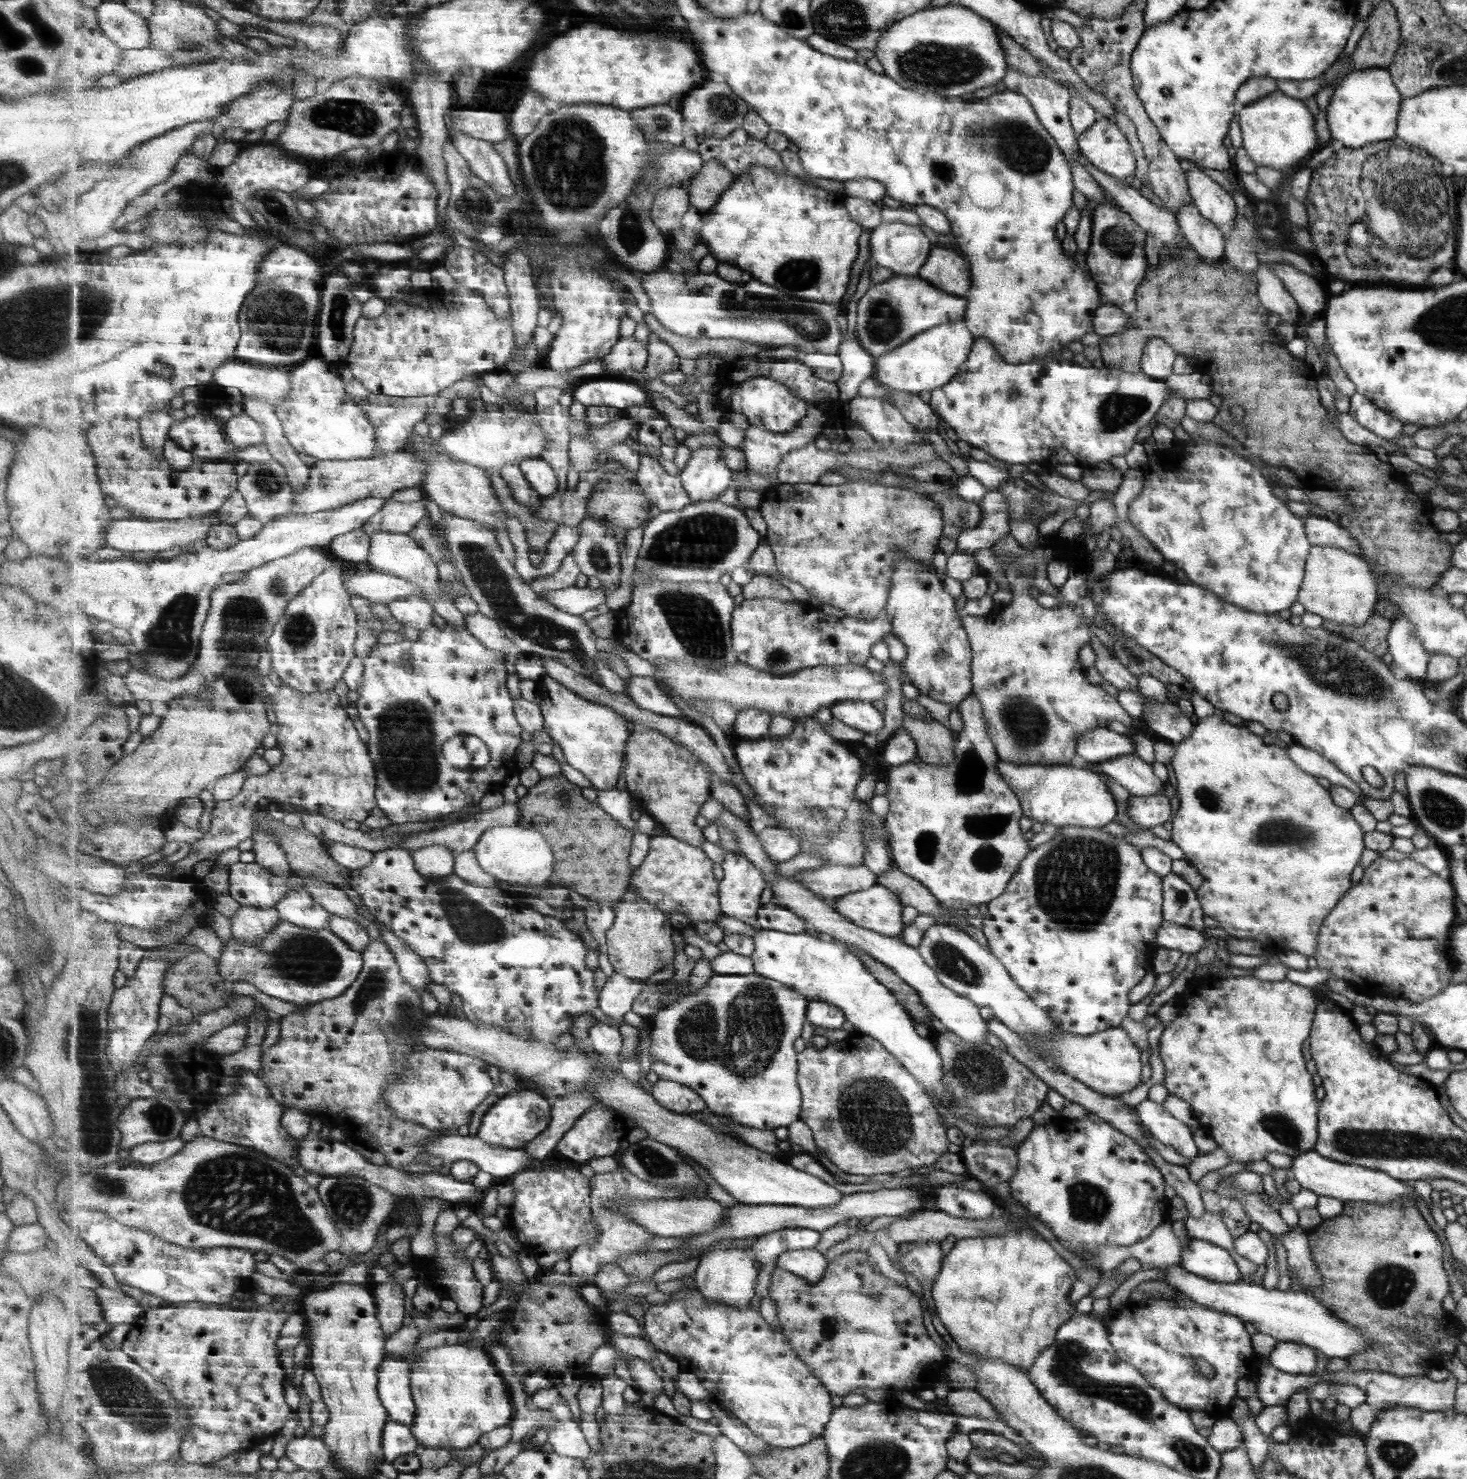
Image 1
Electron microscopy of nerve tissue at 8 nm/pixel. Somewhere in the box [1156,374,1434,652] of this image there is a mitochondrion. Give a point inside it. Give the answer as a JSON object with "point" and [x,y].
{"point":[1247,427]}

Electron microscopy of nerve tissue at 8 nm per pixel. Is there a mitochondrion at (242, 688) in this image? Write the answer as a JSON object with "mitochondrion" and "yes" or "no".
{"mitochondrion":"yes"}

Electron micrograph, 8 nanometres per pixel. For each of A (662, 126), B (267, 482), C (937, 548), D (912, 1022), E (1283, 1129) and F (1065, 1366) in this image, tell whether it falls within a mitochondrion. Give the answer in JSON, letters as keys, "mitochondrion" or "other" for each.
{"A":"mitochondrion","B":"mitochondrion","C":"other","D":"other","E":"mitochondrion","F":"mitochondrion"}

